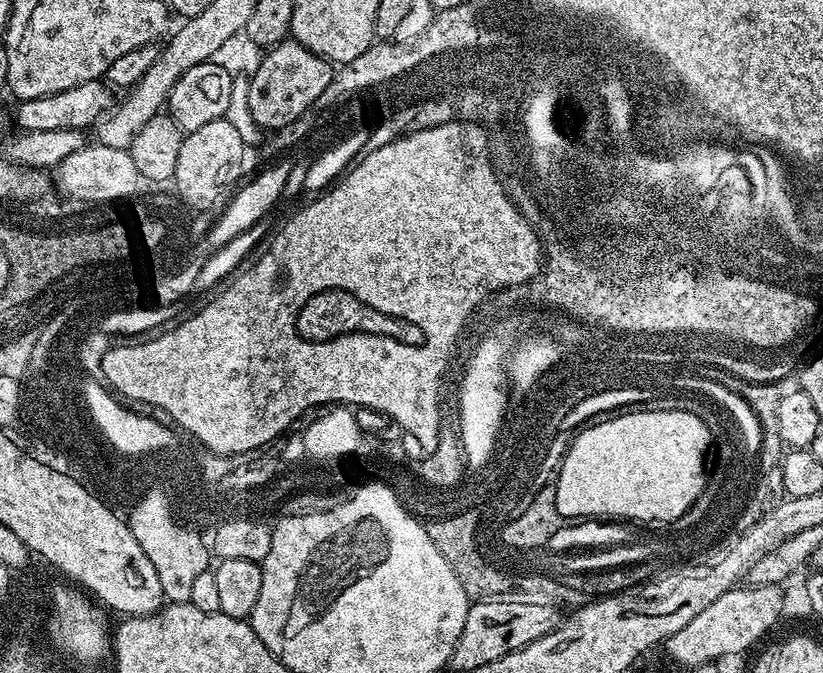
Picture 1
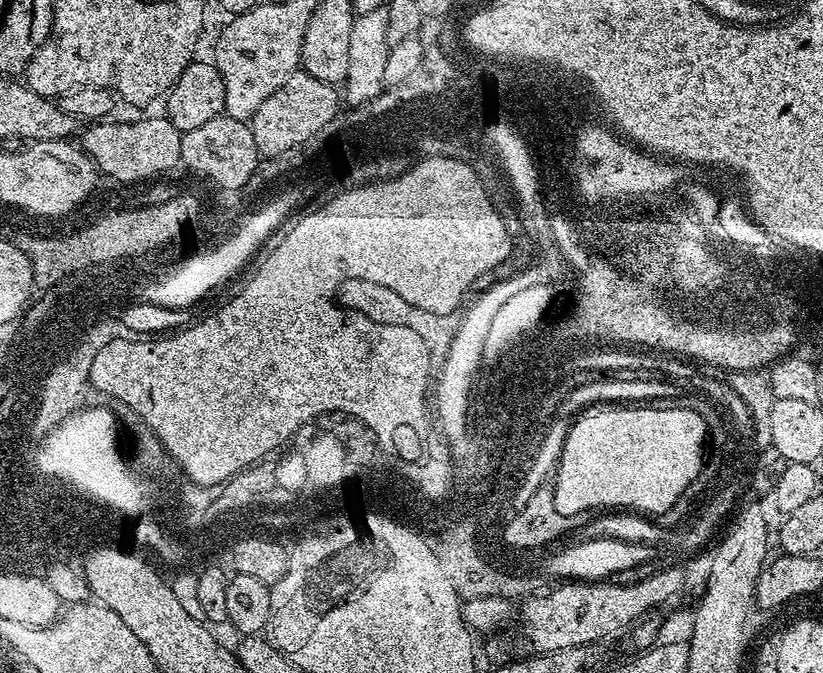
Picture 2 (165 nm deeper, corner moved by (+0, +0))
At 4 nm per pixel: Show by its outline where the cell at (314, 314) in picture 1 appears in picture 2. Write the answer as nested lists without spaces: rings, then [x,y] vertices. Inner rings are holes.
[[[344,279],[336,288],[334,298],[339,307],[352,309],[370,318],[372,322],[378,322],[379,325],[402,326],[403,329],[413,331],[424,340],[424,344],[430,347],[430,352],[436,358],[446,359],[456,338],[459,321],[453,313],[438,315],[436,312],[422,310],[421,307],[406,302],[400,294],[395,293],[388,286],[379,285],[378,282],[372,282],[370,279]]]

